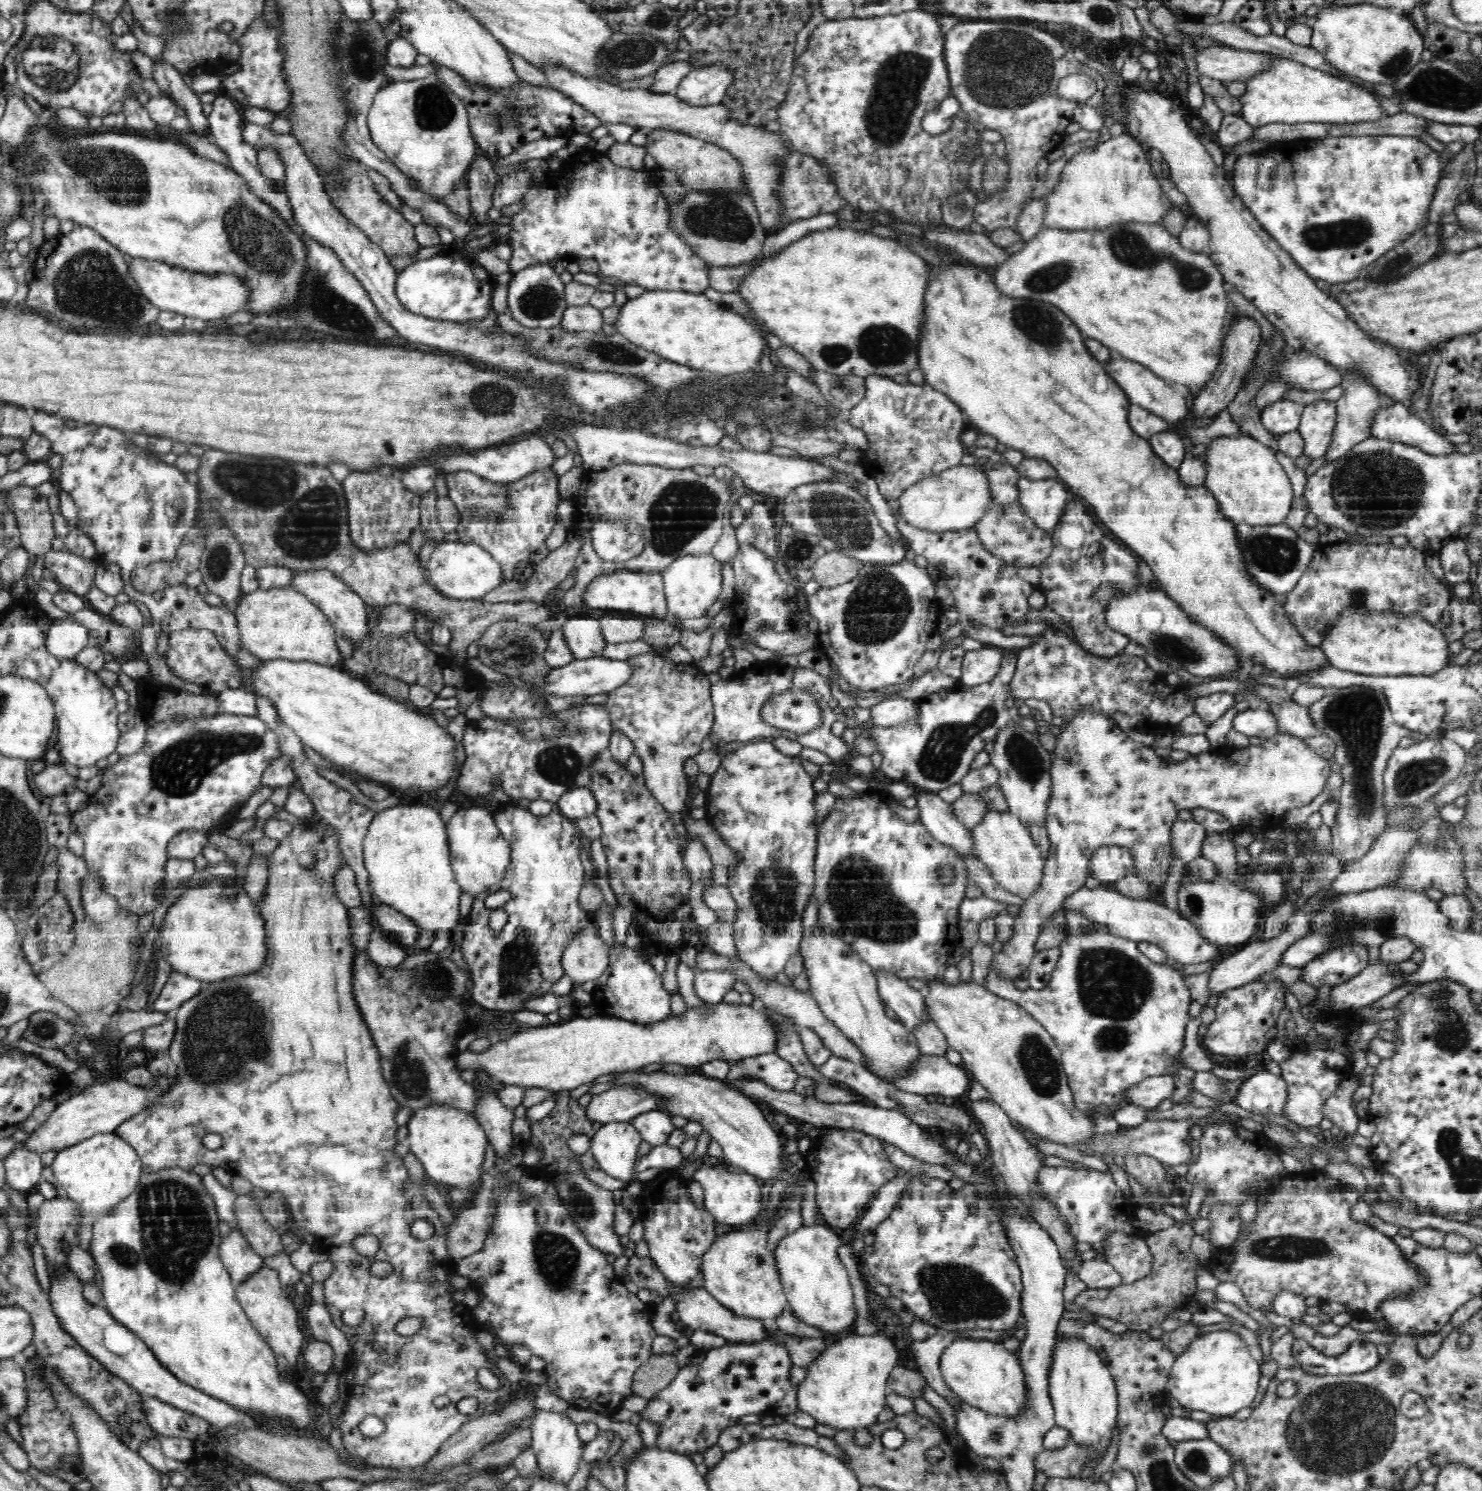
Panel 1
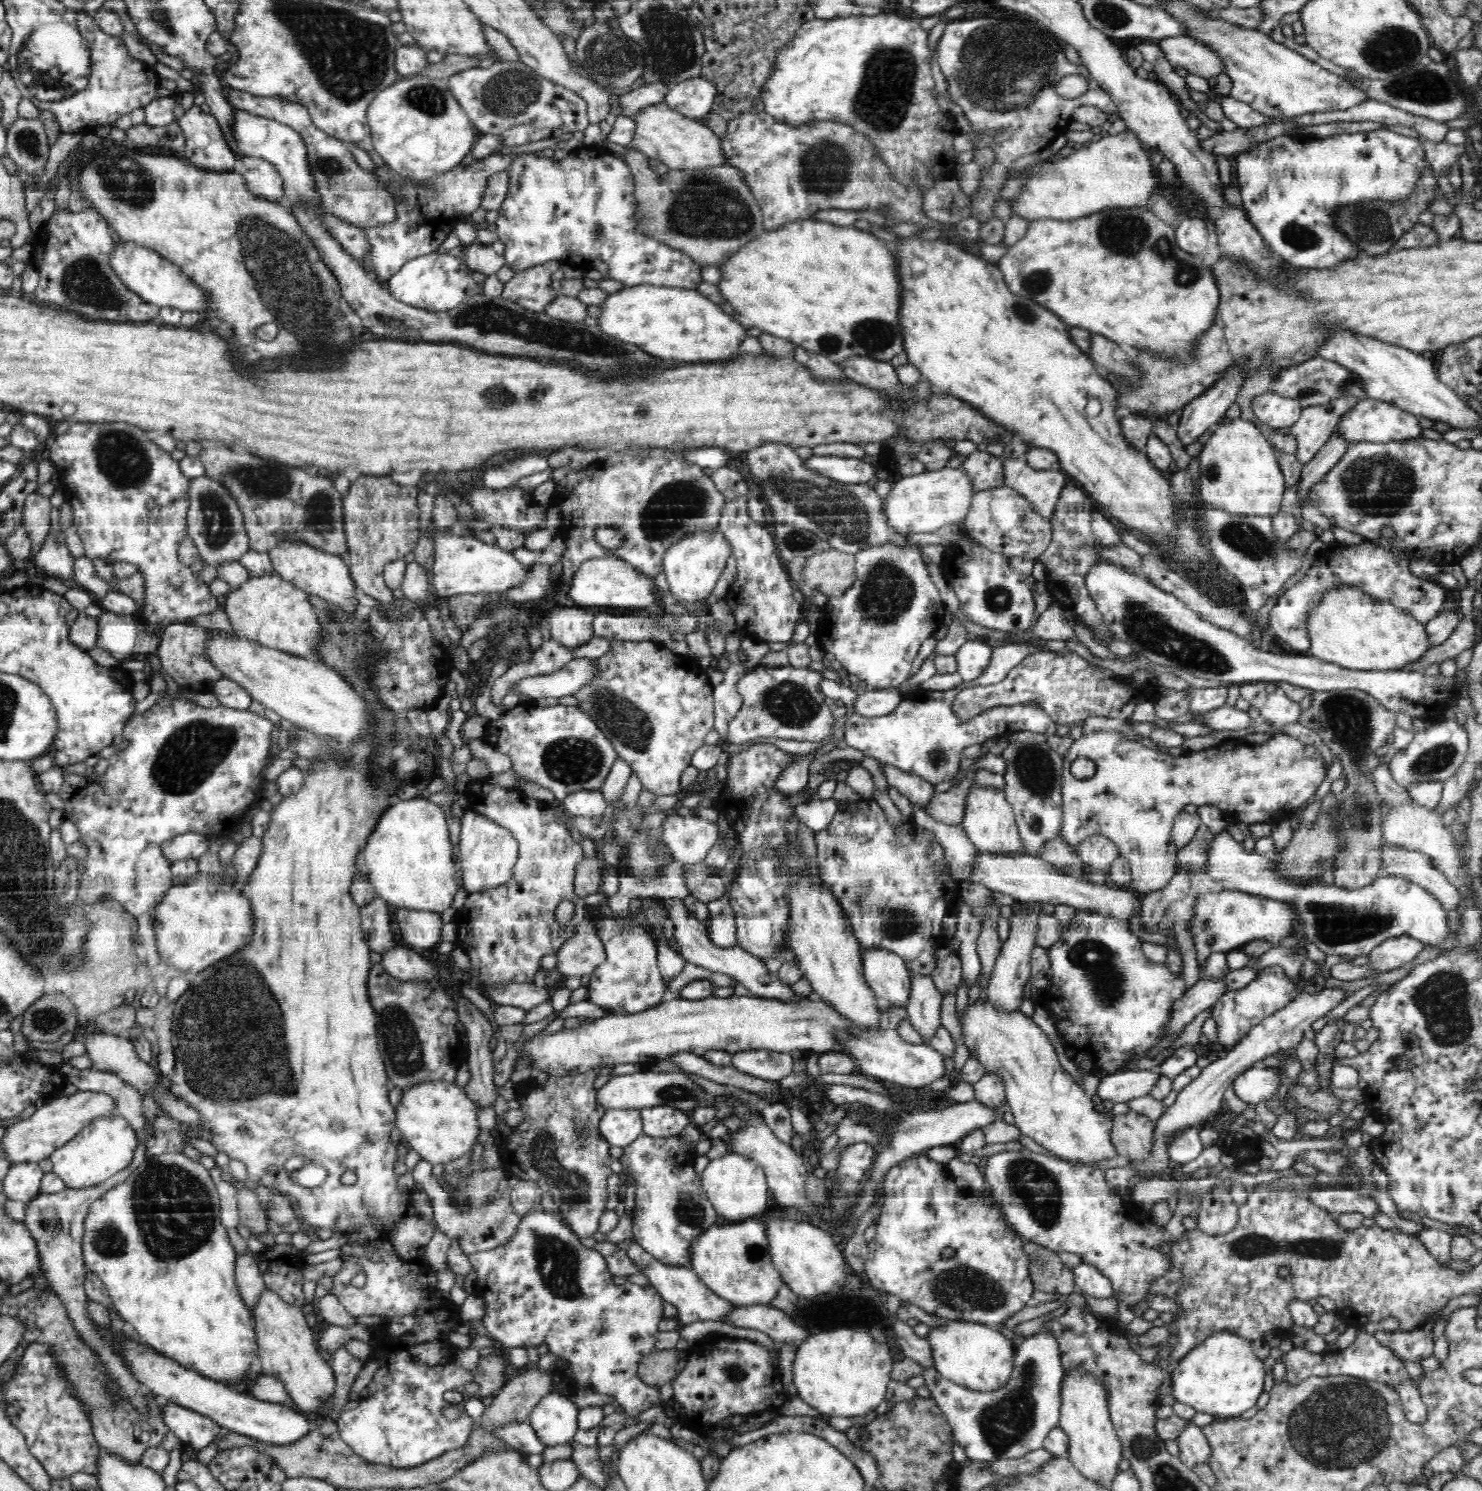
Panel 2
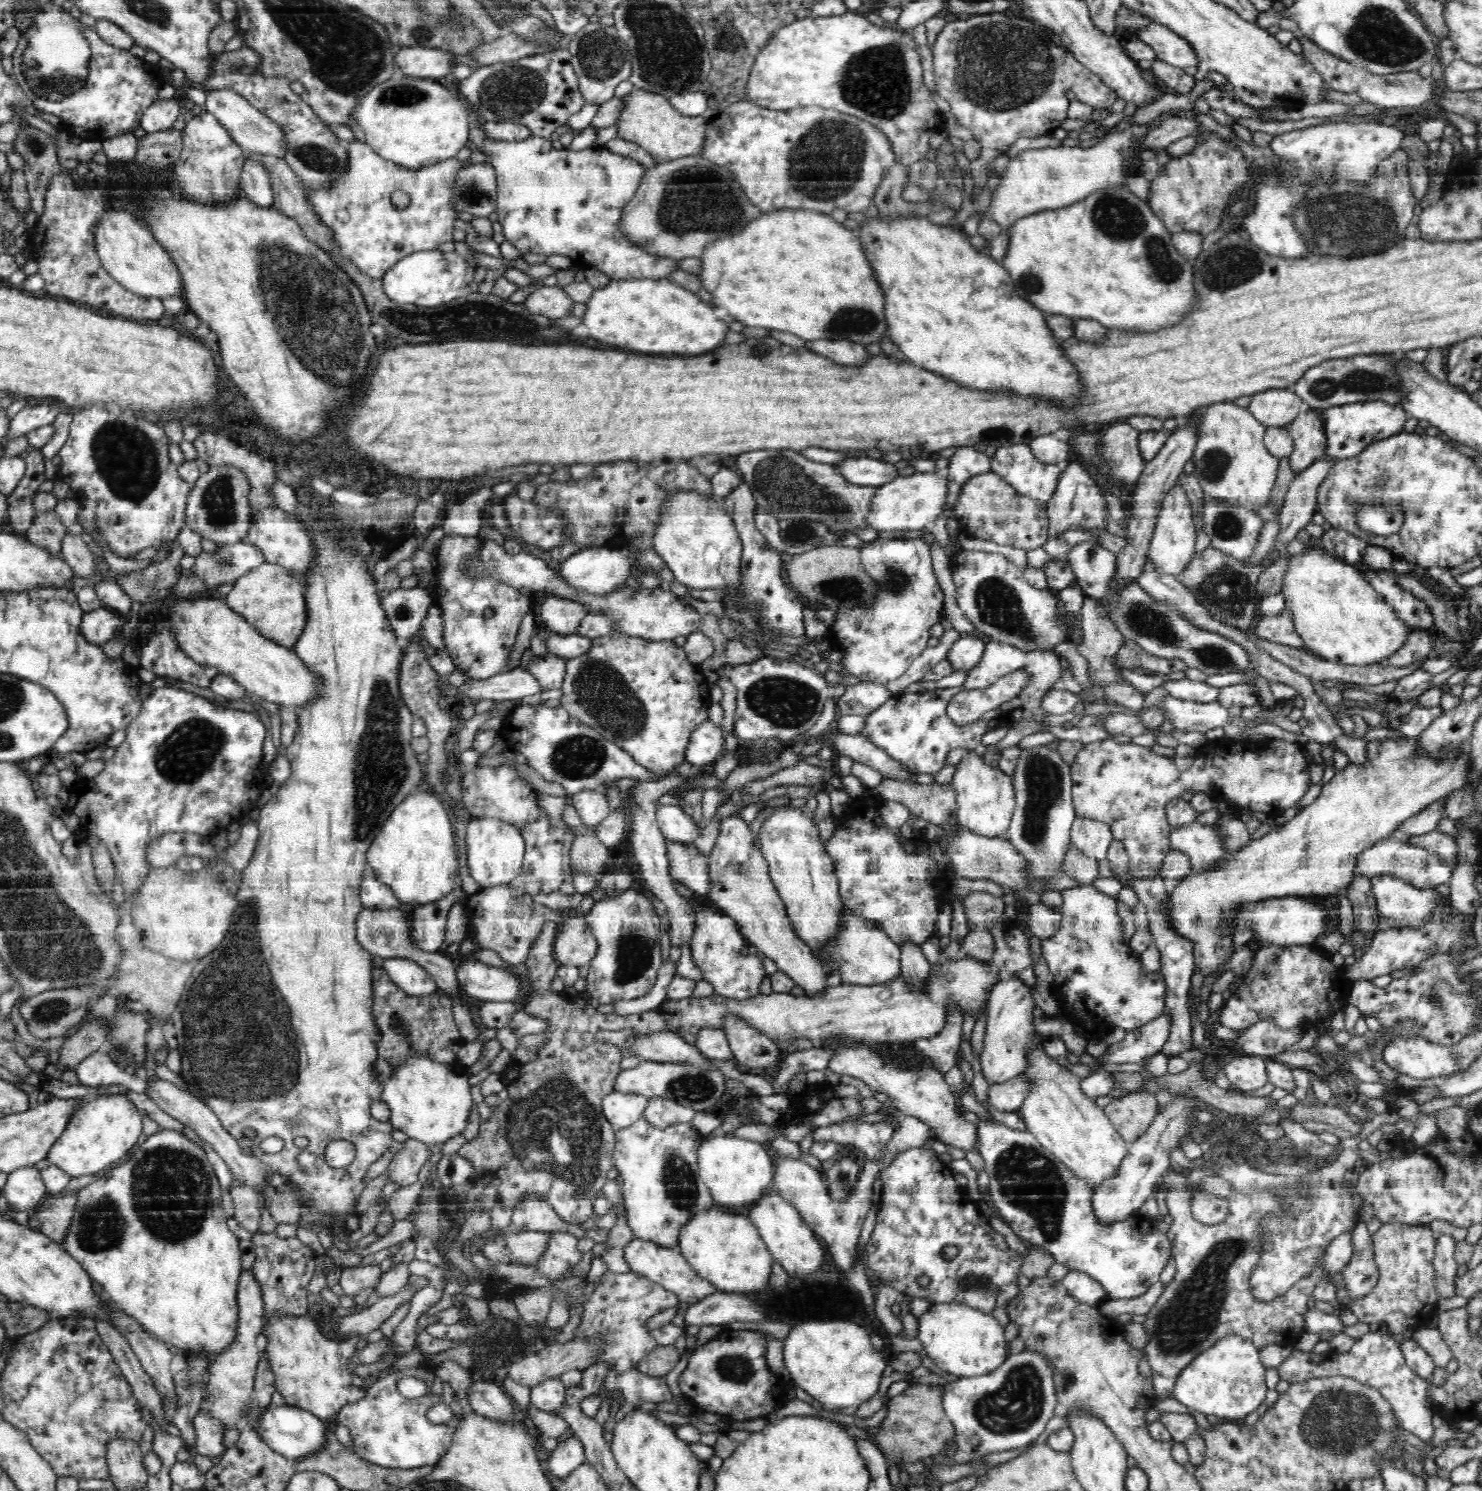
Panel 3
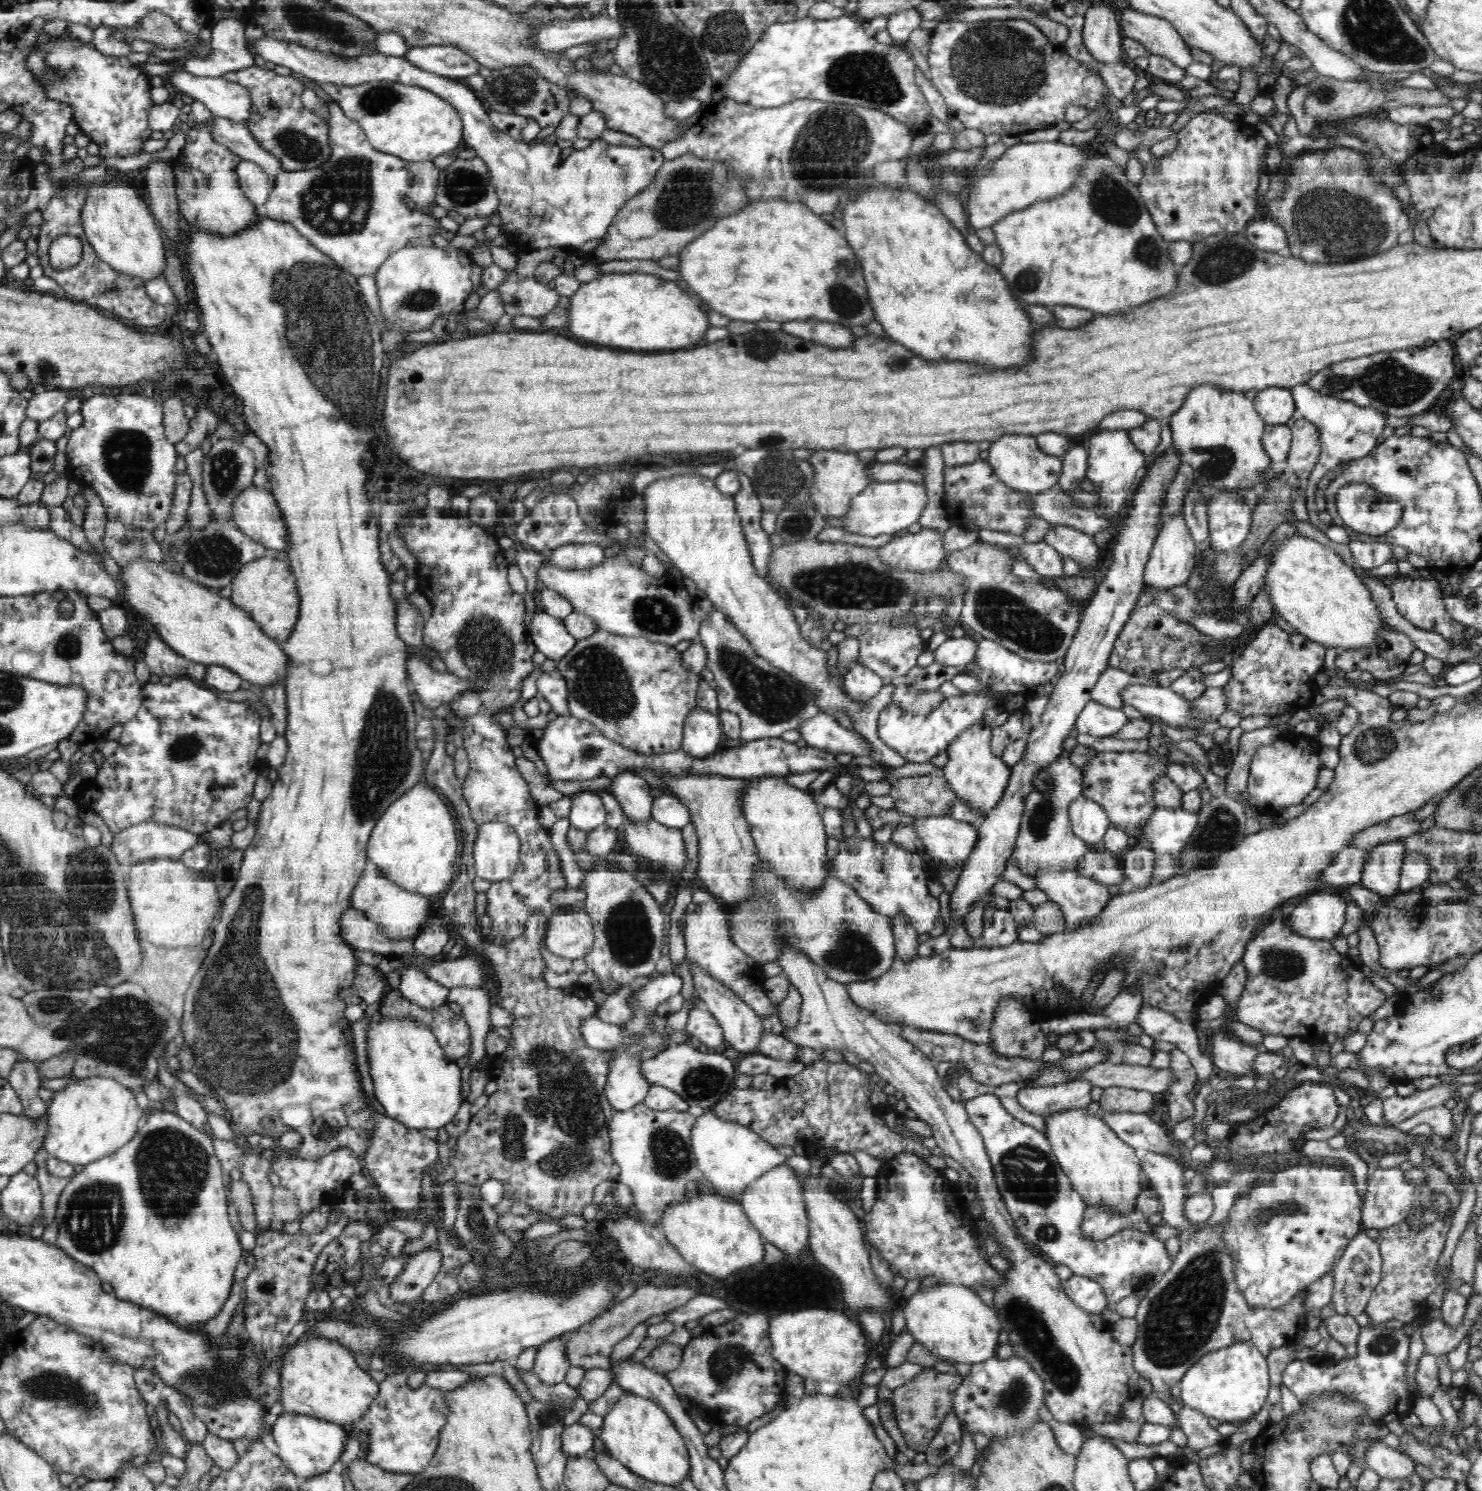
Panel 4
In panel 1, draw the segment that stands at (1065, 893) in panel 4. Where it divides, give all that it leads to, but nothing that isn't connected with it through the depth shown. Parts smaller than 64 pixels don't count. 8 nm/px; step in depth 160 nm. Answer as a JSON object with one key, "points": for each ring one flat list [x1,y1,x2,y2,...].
{"points":[[1090,924,1090,930,1086,934,1080,934,1080,936,1074,936,1067,934,1064,940,1059,944,1060,958,1058,958,1057,966,1052,972,1050,982,1048,986,1042,990,1019,990,1014,986,1013,980,1003,980,999,976,998,972,995,972,995,964,990,966,990,972,986,976,985,987,994,994,1001,996,1002,998,1011,1000,1016,1004,1019,1004,1024,1010,1027,1010,1051,1035,1061,1050,1061,1061,1063,1062,1063,1069,1067,1079,1069,1080,1070,1090,1073,1092,1073,1100,1076,1102,1076,1107,1080,1113,1086,1114,1086,1117,1092,1118,1092,1115,1097,1112,1099,1115,1111,1118,1109,1109,1112,1106,1118,1106,1120,1102,1126,1096,1126,1092,1132,1088,1134,1084,1138,1084,1140,1080,1148,1078,1148,1076,1170,1076,1176,1074,1178,1068,1182,1068,1182,1061,1180,1060,1180,1052,1182,1052,1182,1046,1184,1046,1184,1038,1186,1037,1187,1030,1186,1025,1190,1020,1188,1015,1188,1008,1193,1001,1190,998,1190,990,1186,986,1183,976,1171,966,1170,962,1164,964,1158,964,1153,960,1150,960,1145,954,1139,951,1137,942,1130,940,1126,937,1118,936,1116,933,1112,933,1108,927,1102,924]]}

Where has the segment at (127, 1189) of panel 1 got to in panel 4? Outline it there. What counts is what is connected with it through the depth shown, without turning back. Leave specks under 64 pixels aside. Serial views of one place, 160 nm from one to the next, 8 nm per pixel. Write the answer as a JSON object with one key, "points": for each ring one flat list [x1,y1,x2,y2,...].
{"points":[[70,1076,70,1079,73,1079,67,1087,61,1091,56,1091,53,1094,52,1100,48,1102,47,1114,46,1114,46,1138,44,1140,43,1146,47,1150,47,1154,50,1157,58,1158,58,1160,63,1160,64,1162,69,1162,72,1165,76,1164,90,1164,91,1161,98,1161,104,1156,122,1148,122,1145,126,1144,127,1141,132,1140,136,1132,138,1132,138,1122,140,1122,144,1110,138,1106,136,1099,130,1088,126,1088,125,1085,120,1084,118,1081,111,1079,110,1077,104,1076,91,1076,87,1078,75,1078]]}

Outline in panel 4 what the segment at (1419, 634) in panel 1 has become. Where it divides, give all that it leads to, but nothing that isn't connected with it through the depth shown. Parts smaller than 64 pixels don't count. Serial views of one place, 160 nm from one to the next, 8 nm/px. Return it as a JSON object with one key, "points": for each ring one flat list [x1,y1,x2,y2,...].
{"points":[[1304,536,1284,538,1282,544,1278,544,1274,552,1270,552,1268,556,1268,570,1263,577,1263,585,1268,589,1274,610,1293,626,1299,635,1326,648,1337,648,1338,653,1344,650,1370,648,1377,642,1383,632,1382,628,1386,627,1366,583,1354,573,1352,567,1344,563,1340,555,1334,554,1328,547,1324,548,1322,543,1316,540]]}

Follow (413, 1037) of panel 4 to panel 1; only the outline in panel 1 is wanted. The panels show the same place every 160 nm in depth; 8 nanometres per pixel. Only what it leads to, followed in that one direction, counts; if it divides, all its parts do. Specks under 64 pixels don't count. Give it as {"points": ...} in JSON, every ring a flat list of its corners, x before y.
{"points":[[430,1104,427,1108,418,1109,414,1111,414,1117,407,1124,409,1135,405,1143,410,1148,410,1152,416,1155,416,1158,422,1162,425,1173,428,1178,434,1180,440,1189,444,1186,453,1186,454,1188,463,1188,467,1194,468,1199,474,1201,476,1194,482,1188,482,1164,484,1162,484,1154,486,1146,488,1145,485,1129,472,1117,470,1113,464,1113,460,1109,456,1109,450,1104]]}

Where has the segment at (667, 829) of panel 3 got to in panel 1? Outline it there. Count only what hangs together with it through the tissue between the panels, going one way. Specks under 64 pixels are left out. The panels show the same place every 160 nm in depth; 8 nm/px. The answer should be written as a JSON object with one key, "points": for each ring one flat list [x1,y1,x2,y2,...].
{"points":[[686,833,685,838,687,838,685,866,690,874,691,881,693,883,704,882,704,884,710,884,710,881,713,880,712,871,714,866,706,847,700,843,698,837,692,839,690,834]]}

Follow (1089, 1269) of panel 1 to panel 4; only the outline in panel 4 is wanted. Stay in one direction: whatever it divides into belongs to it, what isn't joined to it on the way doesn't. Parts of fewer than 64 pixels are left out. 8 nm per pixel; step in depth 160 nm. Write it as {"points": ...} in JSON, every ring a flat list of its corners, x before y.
{"points":[[1073,1274,1061,1285,1070,1300,1086,1313,1100,1315,1104,1309,1112,1307,1102,1286,1087,1276]]}

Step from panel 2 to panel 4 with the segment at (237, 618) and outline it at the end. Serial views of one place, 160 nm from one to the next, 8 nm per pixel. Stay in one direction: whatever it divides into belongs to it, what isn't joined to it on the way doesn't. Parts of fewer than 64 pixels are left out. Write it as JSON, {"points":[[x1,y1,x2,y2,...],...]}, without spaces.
{"points":[[265,555,244,564,231,582,231,601,245,610,266,636,281,647,294,632,300,608,300,595,290,564]]}

